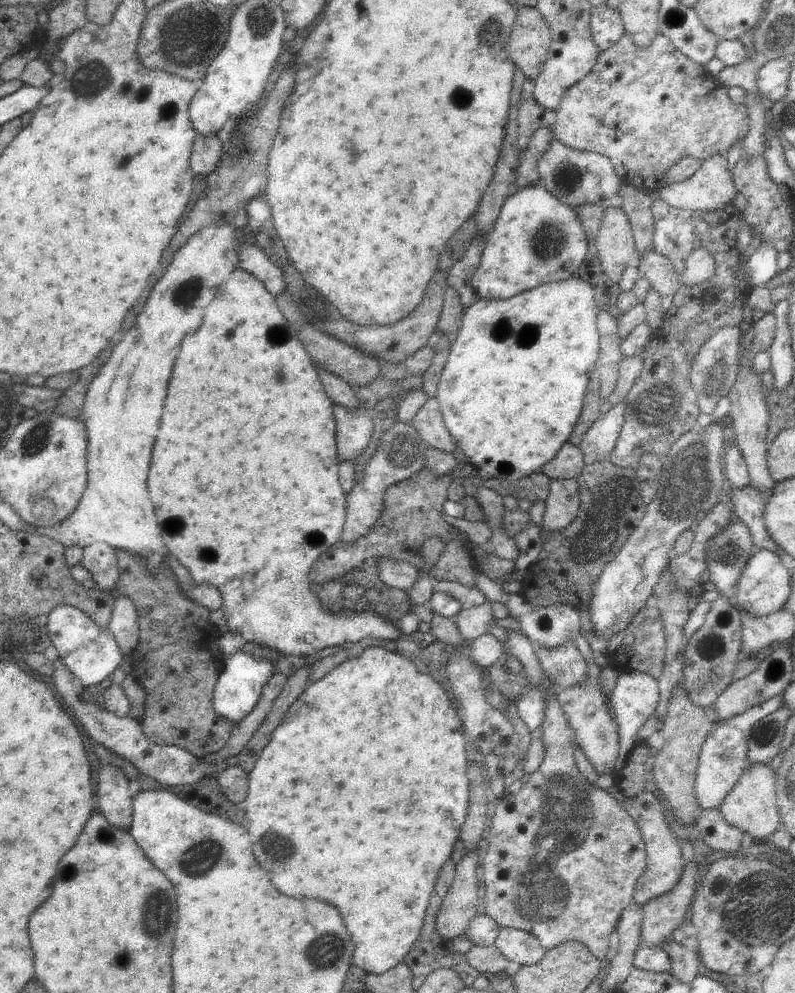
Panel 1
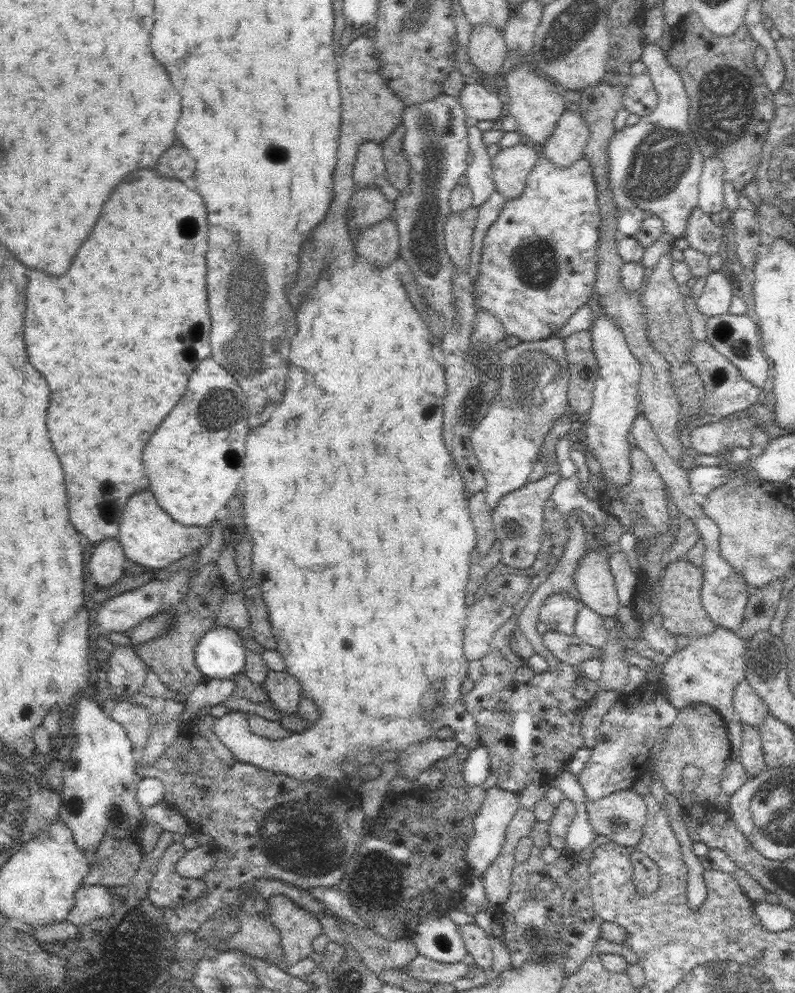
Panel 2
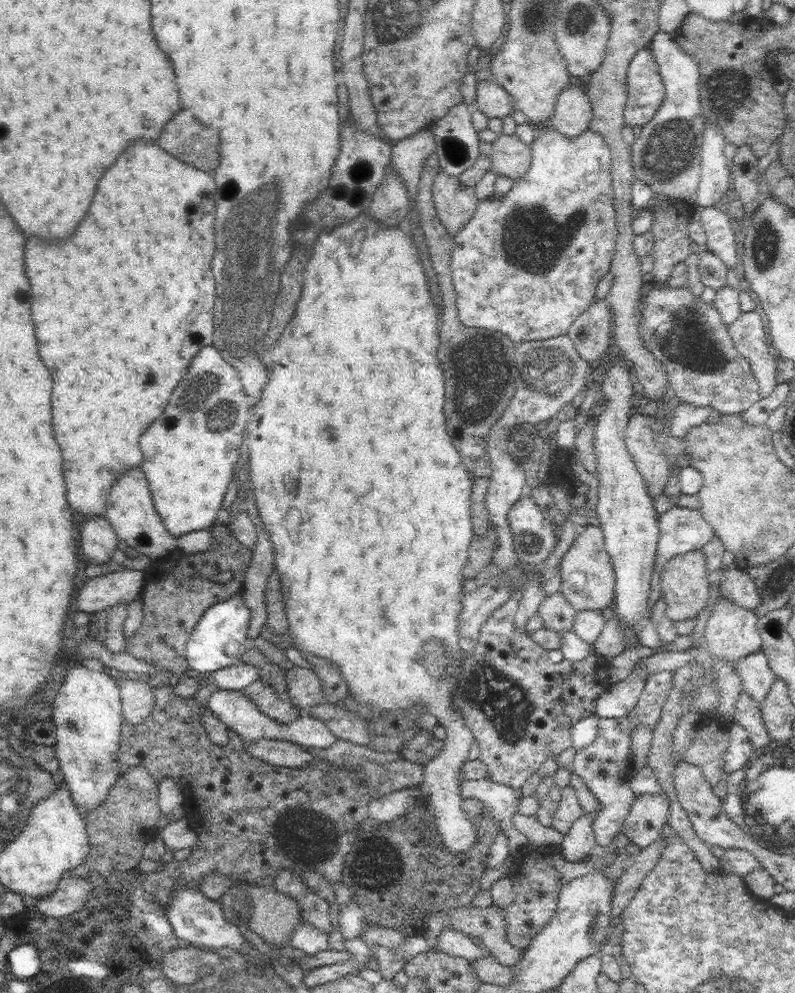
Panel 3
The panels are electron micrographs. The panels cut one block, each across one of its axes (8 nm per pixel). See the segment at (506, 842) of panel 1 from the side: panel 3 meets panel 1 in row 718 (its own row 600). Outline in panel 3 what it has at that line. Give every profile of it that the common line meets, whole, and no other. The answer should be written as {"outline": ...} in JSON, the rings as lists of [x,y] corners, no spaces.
{"outline":[[[555,592],[547,596],[539,608],[537,614],[543,622],[545,630],[551,630],[555,634],[563,632],[573,632],[573,618],[575,618],[575,608],[565,600],[561,592]]]}

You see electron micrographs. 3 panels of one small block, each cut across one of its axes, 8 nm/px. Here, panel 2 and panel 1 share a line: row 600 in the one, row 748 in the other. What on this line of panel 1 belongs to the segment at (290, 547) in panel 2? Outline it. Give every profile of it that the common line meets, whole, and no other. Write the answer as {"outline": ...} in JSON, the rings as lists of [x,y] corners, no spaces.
{"outline":[[[365,648],[359,658],[347,660],[333,668],[319,682],[309,684],[309,688],[289,706],[281,724],[273,730],[269,744],[263,748],[259,760],[249,772],[249,788],[243,800],[243,816],[247,820],[247,834],[257,846],[261,854],[255,854],[255,860],[267,870],[269,884],[281,894],[293,898],[319,898],[339,910],[343,918],[345,930],[349,932],[349,942],[353,944],[351,966],[361,968],[367,974],[383,974],[409,954],[417,936],[425,924],[425,912],[429,906],[431,892],[435,888],[437,876],[445,862],[451,858],[451,848],[459,840],[459,830],[467,818],[469,808],[469,782],[471,774],[471,748],[465,742],[465,724],[459,712],[453,708],[451,696],[439,688],[439,684],[429,674],[421,674],[415,670],[413,658],[403,654],[393,654],[383,648]]]}

